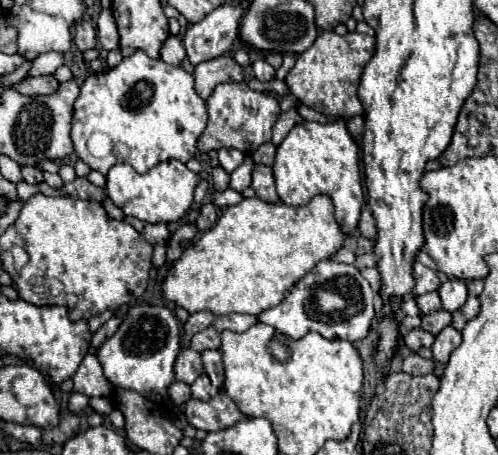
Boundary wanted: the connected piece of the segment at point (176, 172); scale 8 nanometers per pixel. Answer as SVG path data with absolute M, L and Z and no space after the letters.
M165 160L151 168L147 174L137 174L133 166L129 164L115 164L107 174L107 196L127 214L135 216L143 222L179 222L193 204L195 186L199 180L207 178L203 172L191 172L183 162L179 160Z

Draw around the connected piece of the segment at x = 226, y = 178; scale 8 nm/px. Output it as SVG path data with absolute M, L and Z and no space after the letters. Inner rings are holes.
M218 166L211 173L211 178L217 191L225 190L225 188L229 187L230 183L230 174L221 168L221 166Z

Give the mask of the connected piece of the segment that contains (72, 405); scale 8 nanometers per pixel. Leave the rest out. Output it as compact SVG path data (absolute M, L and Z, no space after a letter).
M71 392L71 396L69 396L69 412L71 412L71 414L77 414L77 412L85 410L87 404L89 404L89 398L87 398L85 394Z

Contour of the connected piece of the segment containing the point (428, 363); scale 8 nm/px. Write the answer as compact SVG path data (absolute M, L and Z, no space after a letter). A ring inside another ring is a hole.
M409 354L403 360L403 372L407 372L407 374L423 376L423 374L431 374L433 370L435 370L435 362L433 360L425 360L419 354Z

